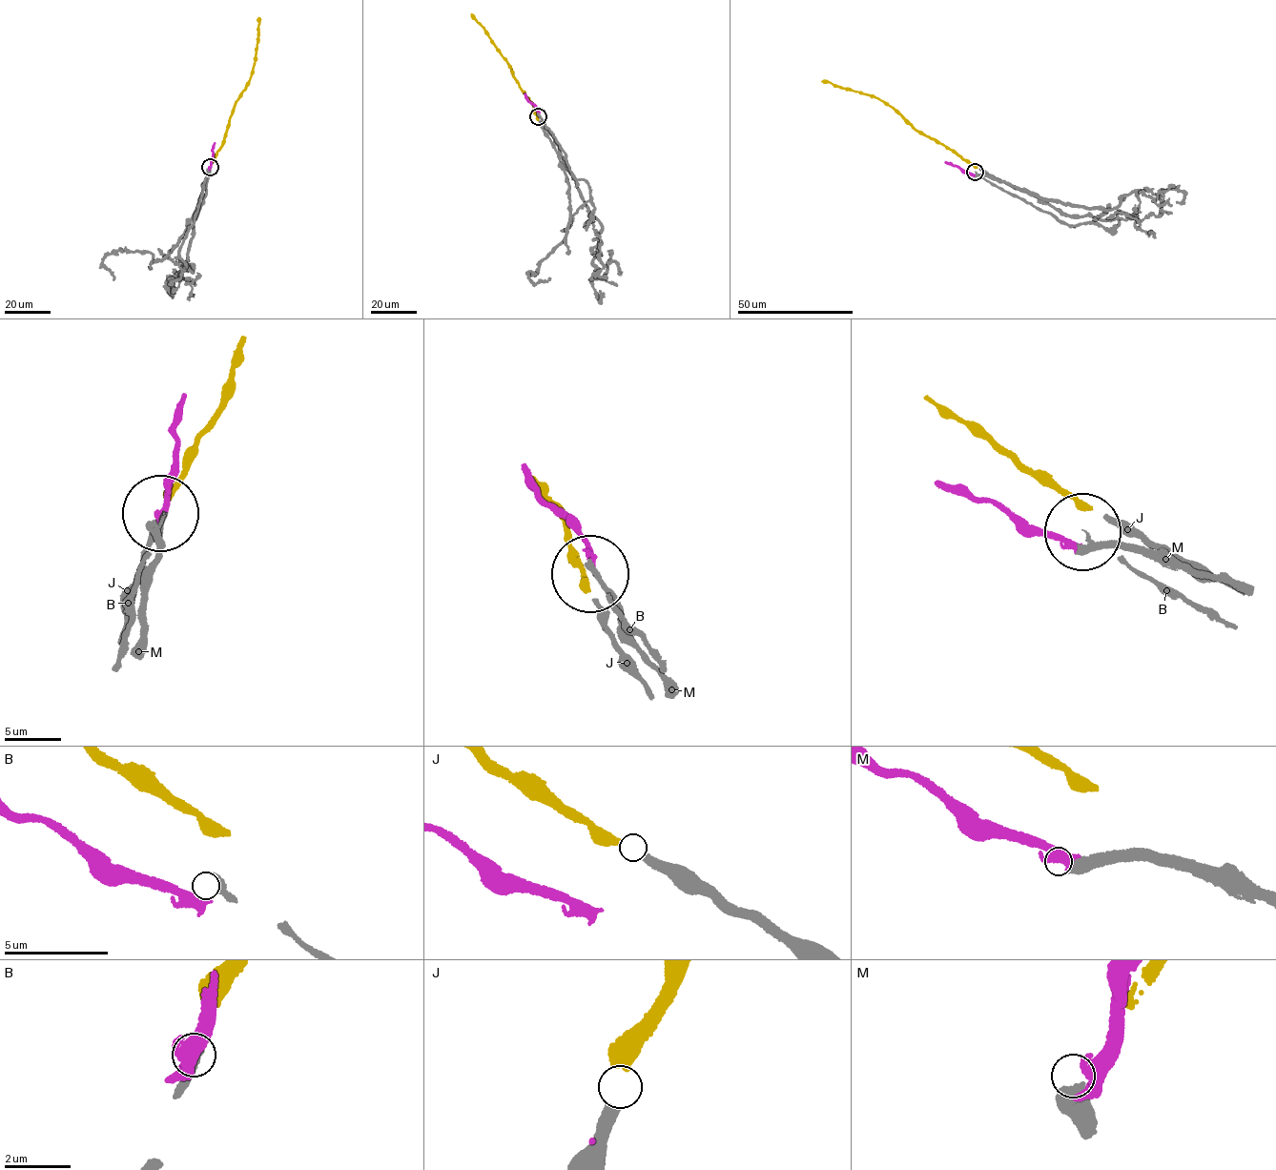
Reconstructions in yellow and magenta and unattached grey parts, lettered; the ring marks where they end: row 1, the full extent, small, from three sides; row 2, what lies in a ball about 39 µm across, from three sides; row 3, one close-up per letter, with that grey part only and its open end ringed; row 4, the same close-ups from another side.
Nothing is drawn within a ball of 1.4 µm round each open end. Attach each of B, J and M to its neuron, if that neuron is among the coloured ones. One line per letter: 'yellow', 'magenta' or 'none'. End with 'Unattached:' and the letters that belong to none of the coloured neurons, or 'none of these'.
B: none
J: yellow
M: magenta
Unattached: B

